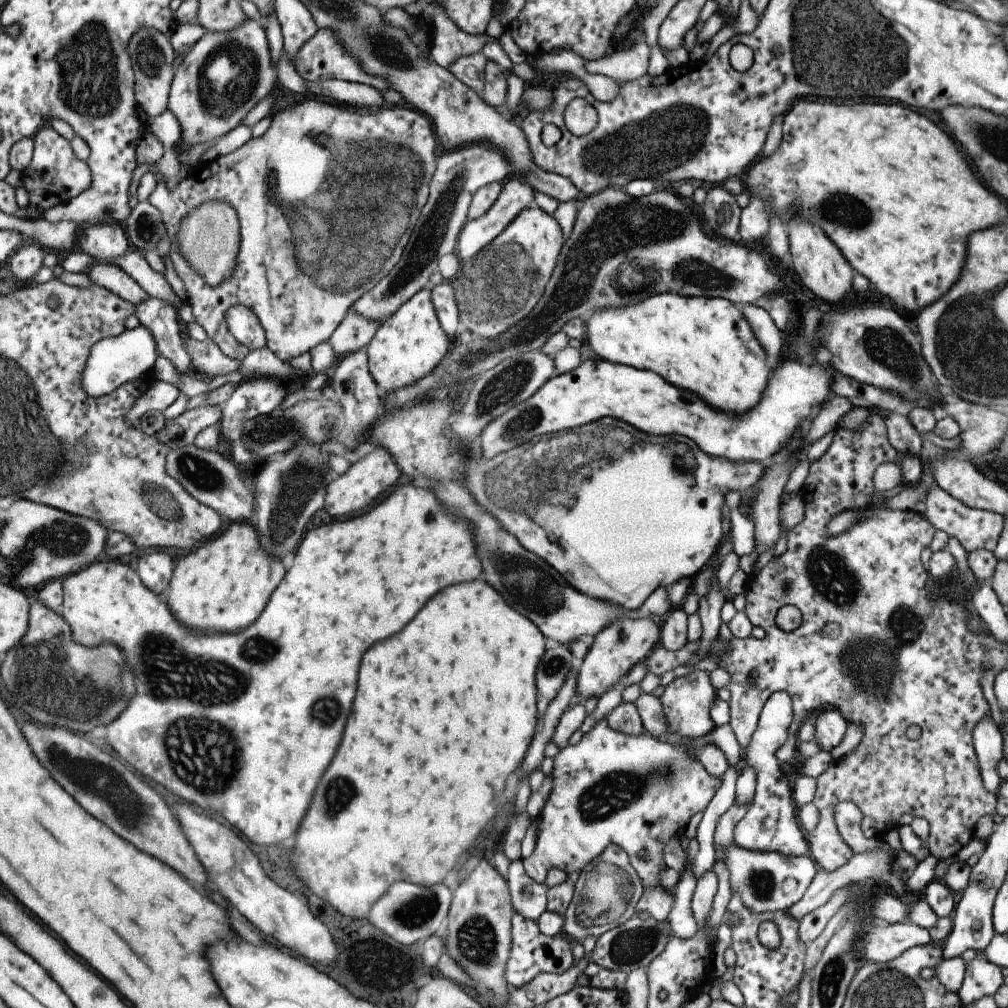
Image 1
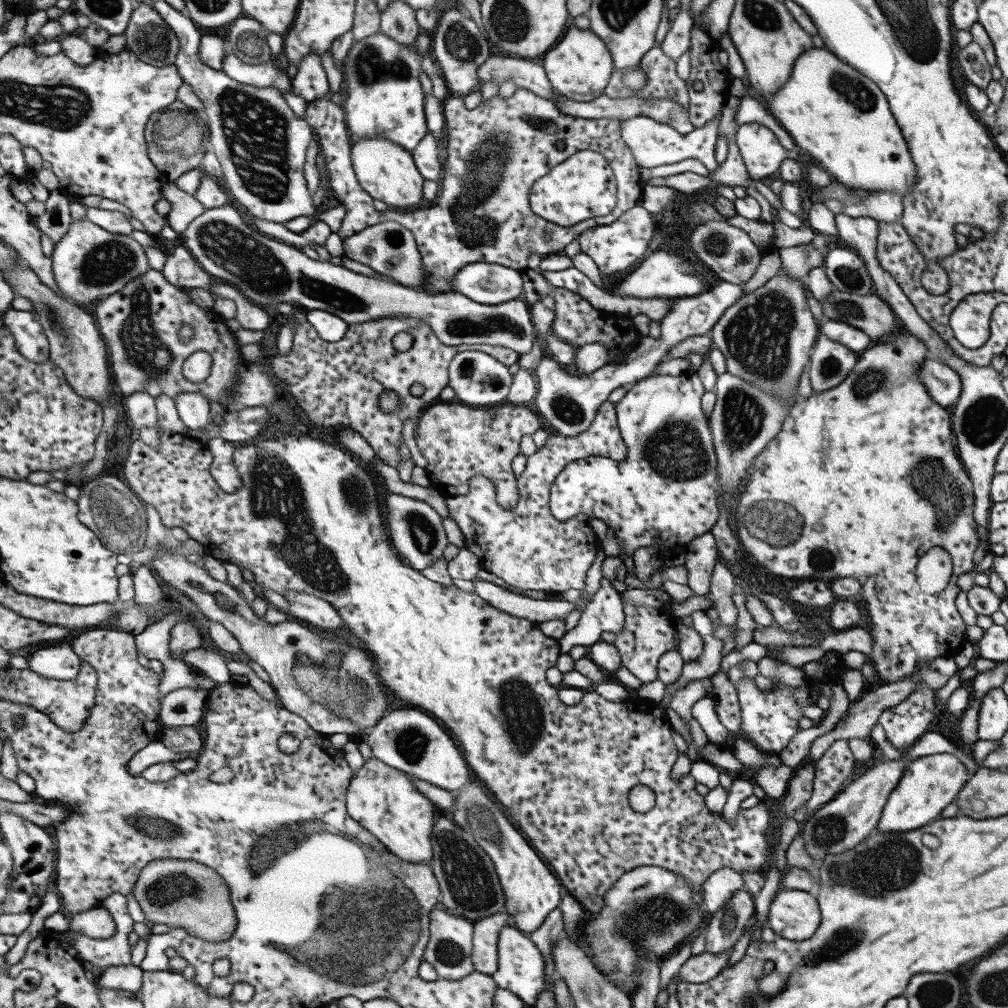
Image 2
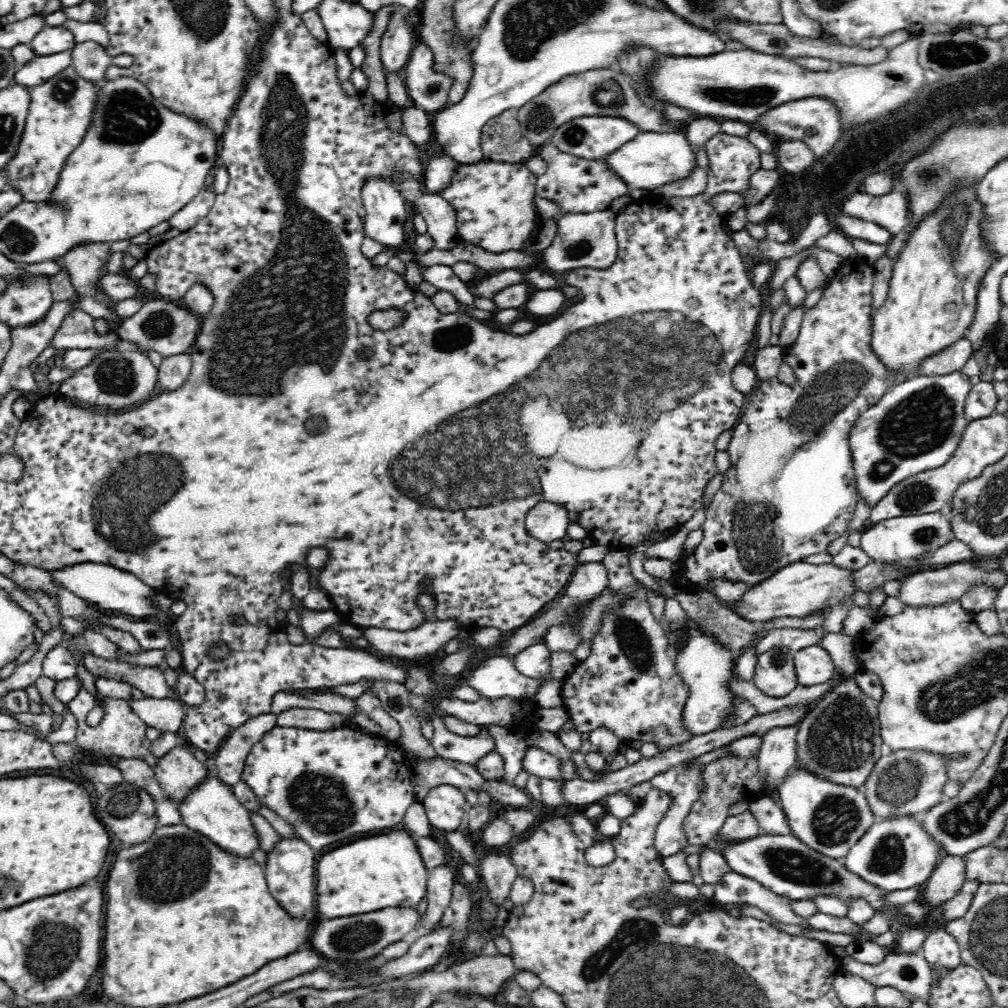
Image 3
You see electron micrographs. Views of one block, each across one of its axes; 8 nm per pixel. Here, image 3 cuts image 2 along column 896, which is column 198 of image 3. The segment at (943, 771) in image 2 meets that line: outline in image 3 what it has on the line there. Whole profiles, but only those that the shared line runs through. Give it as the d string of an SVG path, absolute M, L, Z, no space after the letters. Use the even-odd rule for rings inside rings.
M214 760L210 762L212 764L208 766L208 780L202 782L198 788L190 790L190 794L178 804L178 810L184 818L182 824L188 826L192 832L200 832L210 838L210 842L226 850L226 854L234 854L236 858L252 858L252 852L260 848L260 842L254 822L250 820L250 810L234 796L232 786L220 782L218 770L214 770Z

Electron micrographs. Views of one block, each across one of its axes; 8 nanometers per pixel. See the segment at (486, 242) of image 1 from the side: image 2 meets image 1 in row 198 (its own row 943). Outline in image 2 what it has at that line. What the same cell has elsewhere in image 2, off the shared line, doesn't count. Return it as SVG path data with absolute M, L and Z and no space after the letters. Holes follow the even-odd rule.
M505 926L499 934L499 972L495 972L495 980L499 988L505 988L513 994L517 994L521 1000L527 1002L527 1006L535 1006L539 996L547 988L547 974L545 974L545 956L539 950L539 946L525 936L519 928L515 926Z

